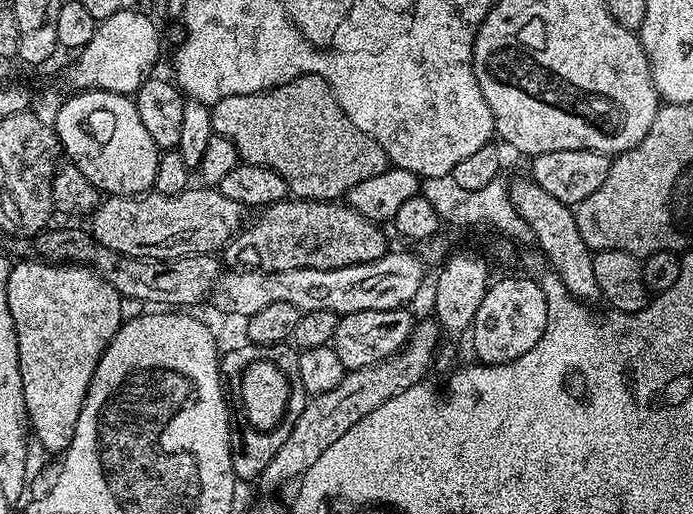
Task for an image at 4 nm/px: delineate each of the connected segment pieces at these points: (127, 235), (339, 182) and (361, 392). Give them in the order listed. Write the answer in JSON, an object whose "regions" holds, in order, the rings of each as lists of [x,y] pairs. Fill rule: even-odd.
{"regions":[[[[189,186],[185,192],[167,196],[149,190],[138,196],[105,195],[100,204],[90,213],[92,237],[110,250],[133,256],[139,260],[169,260],[179,256],[206,256],[216,254],[235,237],[245,223],[244,205],[226,198],[216,186]]],[[[318,74],[299,76],[282,86],[270,88],[267,92],[222,98],[211,105],[211,110],[213,133],[226,138],[243,163],[266,166],[282,174],[289,193],[302,200],[339,201],[347,197],[348,192],[358,186],[358,182],[365,178],[374,178],[390,166],[390,157],[386,150],[382,150],[382,146],[373,136],[358,130],[358,126],[350,122],[345,105],[334,98],[326,78]]],[[[429,318],[421,324],[419,321],[413,327],[408,343],[395,356],[377,364],[345,371],[342,382],[338,382],[334,390],[326,390],[326,394],[311,397],[302,414],[290,424],[288,437],[275,445],[275,452],[265,464],[265,469],[258,475],[258,485],[260,484],[264,494],[275,493],[272,491],[282,487],[287,480],[295,481],[303,476],[306,470],[310,470],[310,466],[314,466],[314,462],[318,462],[318,458],[322,458],[326,446],[338,442],[338,438],[342,438],[342,434],[346,434],[350,426],[362,422],[362,418],[378,410],[382,402],[421,383],[425,379],[428,367],[429,370],[433,367],[441,340],[442,331],[435,319]]]]}

